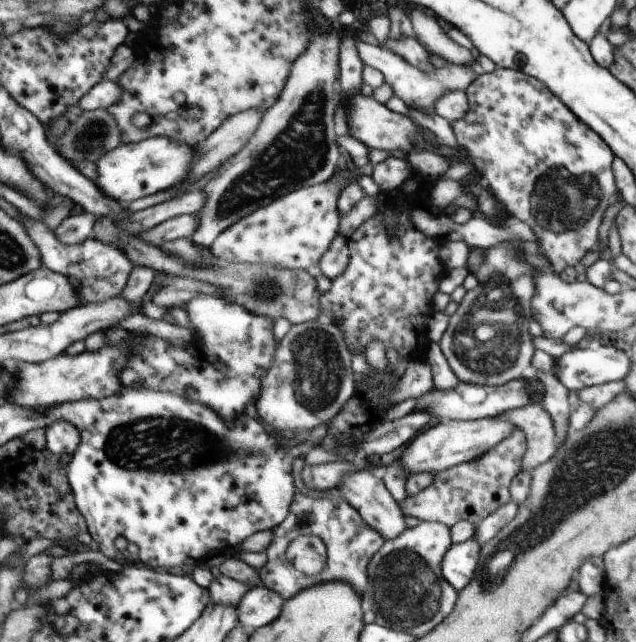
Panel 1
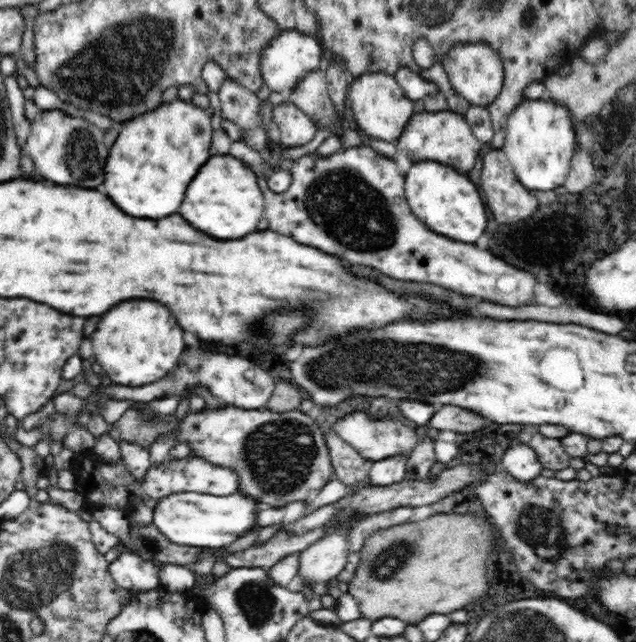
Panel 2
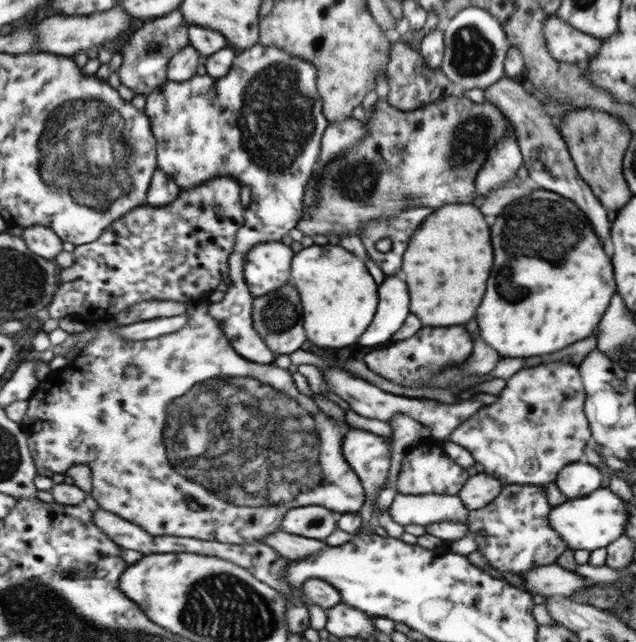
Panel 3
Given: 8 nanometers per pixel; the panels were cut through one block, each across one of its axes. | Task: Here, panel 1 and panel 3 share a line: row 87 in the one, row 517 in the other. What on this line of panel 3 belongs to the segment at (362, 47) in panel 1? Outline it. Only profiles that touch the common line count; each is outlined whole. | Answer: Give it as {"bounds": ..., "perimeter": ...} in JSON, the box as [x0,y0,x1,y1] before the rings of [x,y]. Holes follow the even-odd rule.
{"bounds":[387,494,468,527],"perimeter":[[[395,494],[387,513],[391,520],[403,526],[417,524],[425,527],[440,521],[456,521],[467,526],[468,510],[457,495]]]}

